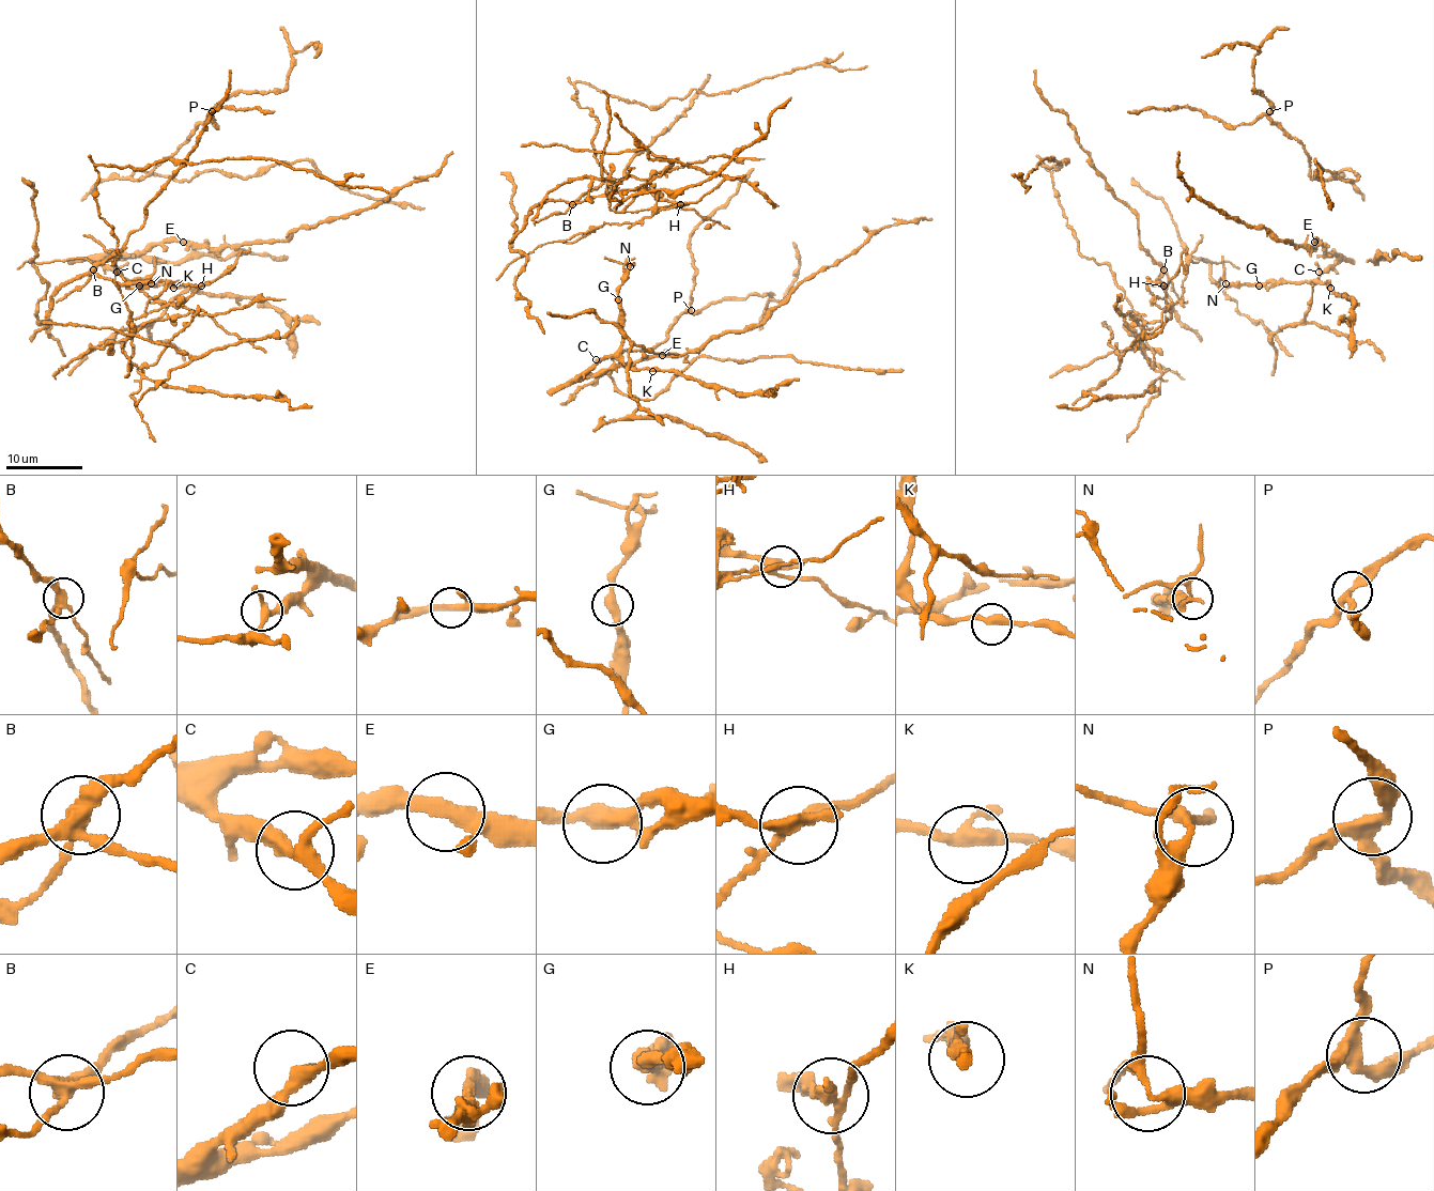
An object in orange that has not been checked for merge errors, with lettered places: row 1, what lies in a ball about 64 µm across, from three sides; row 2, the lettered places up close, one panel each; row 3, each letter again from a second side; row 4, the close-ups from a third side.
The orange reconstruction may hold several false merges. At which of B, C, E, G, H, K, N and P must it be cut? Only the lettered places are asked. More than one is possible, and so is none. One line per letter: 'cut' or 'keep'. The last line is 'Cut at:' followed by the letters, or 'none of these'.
B: cut
C: keep
E: keep
G: keep
H: cut
K: keep
N: cut
P: keep
Cut at: B, H, N

